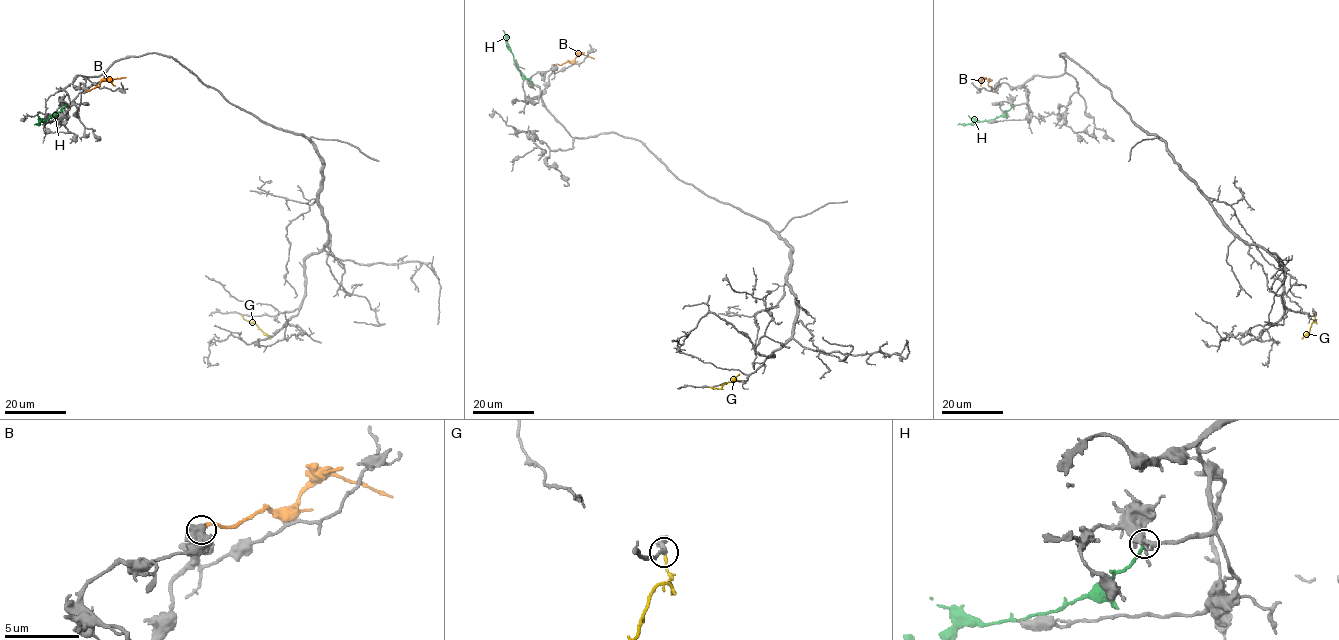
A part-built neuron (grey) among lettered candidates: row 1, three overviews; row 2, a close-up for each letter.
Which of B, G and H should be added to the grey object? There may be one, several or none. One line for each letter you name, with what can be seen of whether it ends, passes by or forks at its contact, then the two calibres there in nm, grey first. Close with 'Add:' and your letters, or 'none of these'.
Add: none of these

